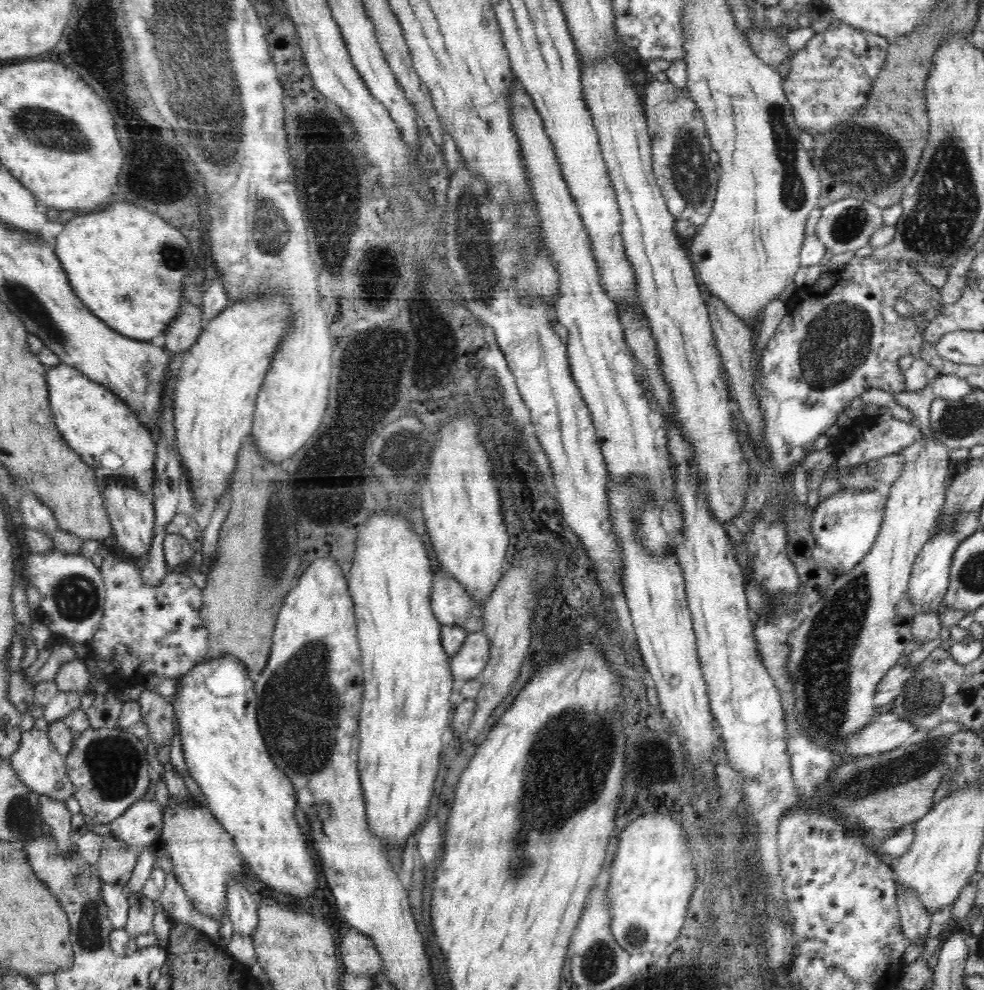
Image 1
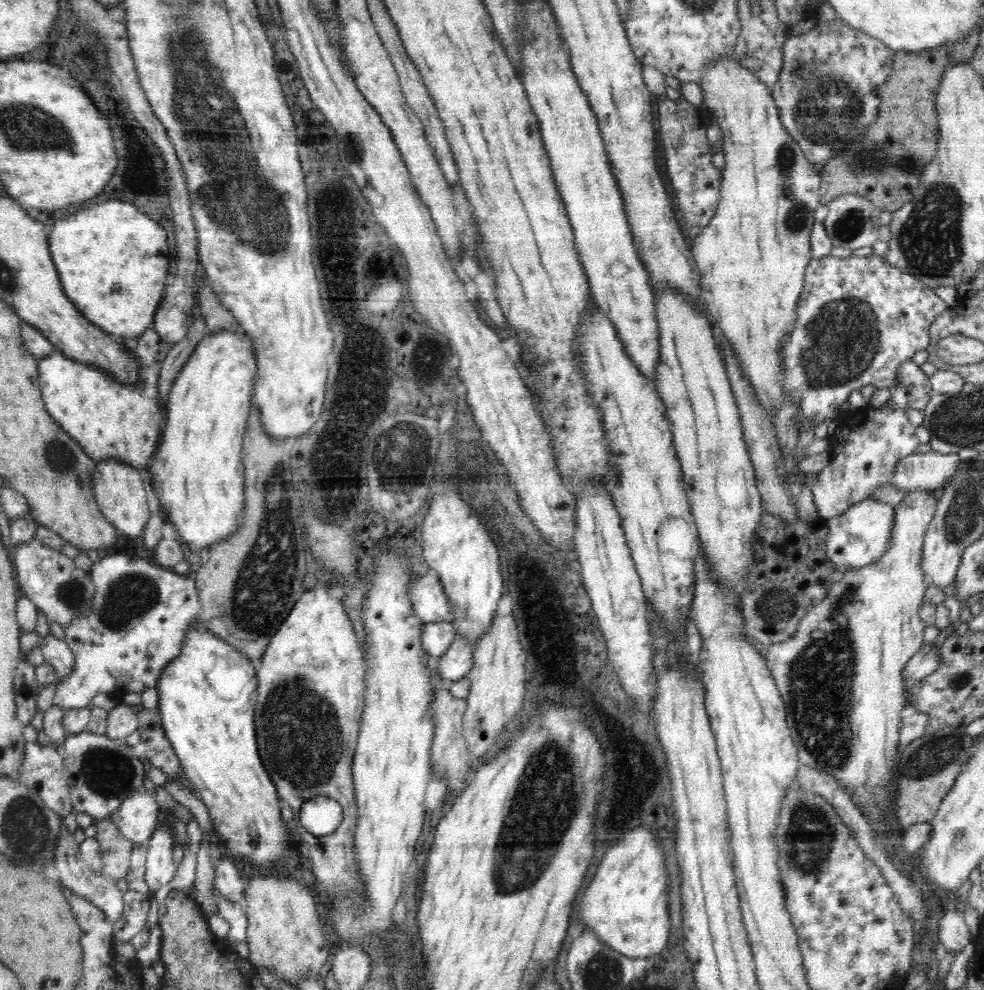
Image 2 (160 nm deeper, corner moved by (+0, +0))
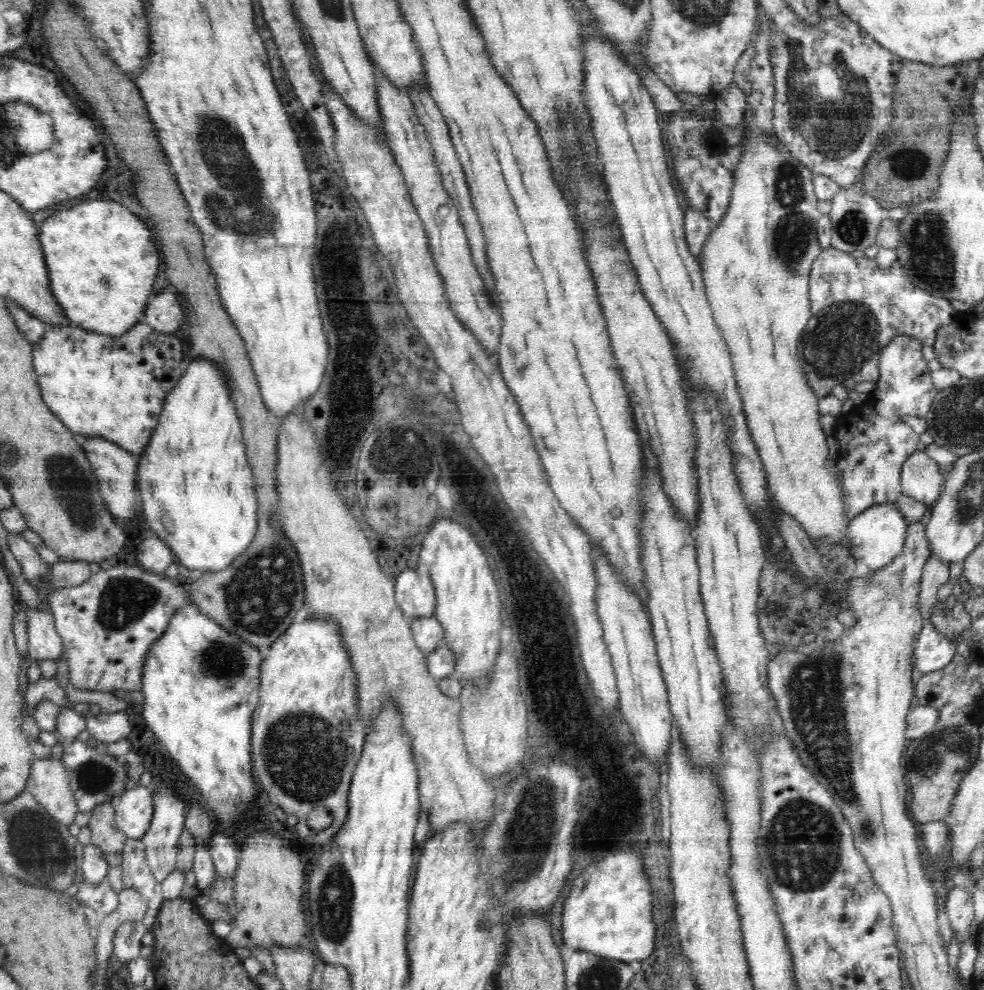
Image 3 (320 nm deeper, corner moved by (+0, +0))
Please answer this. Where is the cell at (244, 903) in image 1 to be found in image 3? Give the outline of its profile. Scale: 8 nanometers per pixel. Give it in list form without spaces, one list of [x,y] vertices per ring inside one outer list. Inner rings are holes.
[[[222,831],[211,835],[209,849],[215,872],[226,880],[232,880],[238,866],[239,844]]]

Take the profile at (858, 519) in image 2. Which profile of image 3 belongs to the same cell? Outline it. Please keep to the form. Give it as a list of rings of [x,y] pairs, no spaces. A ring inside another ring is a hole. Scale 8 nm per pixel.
[[[886,502],[864,510],[851,520],[847,540],[853,544],[850,555],[860,560],[871,570],[878,570],[894,561],[904,549],[909,524],[894,503]]]

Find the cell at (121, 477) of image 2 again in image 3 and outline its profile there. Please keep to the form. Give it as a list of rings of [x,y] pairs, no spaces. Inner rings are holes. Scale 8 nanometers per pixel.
[[[76,434],[76,442],[84,449],[84,454],[91,464],[94,475],[98,479],[98,490],[108,511],[115,521],[132,522],[141,510],[138,490],[136,489],[136,473],[138,457],[120,448],[116,443],[102,437],[84,437]]]

